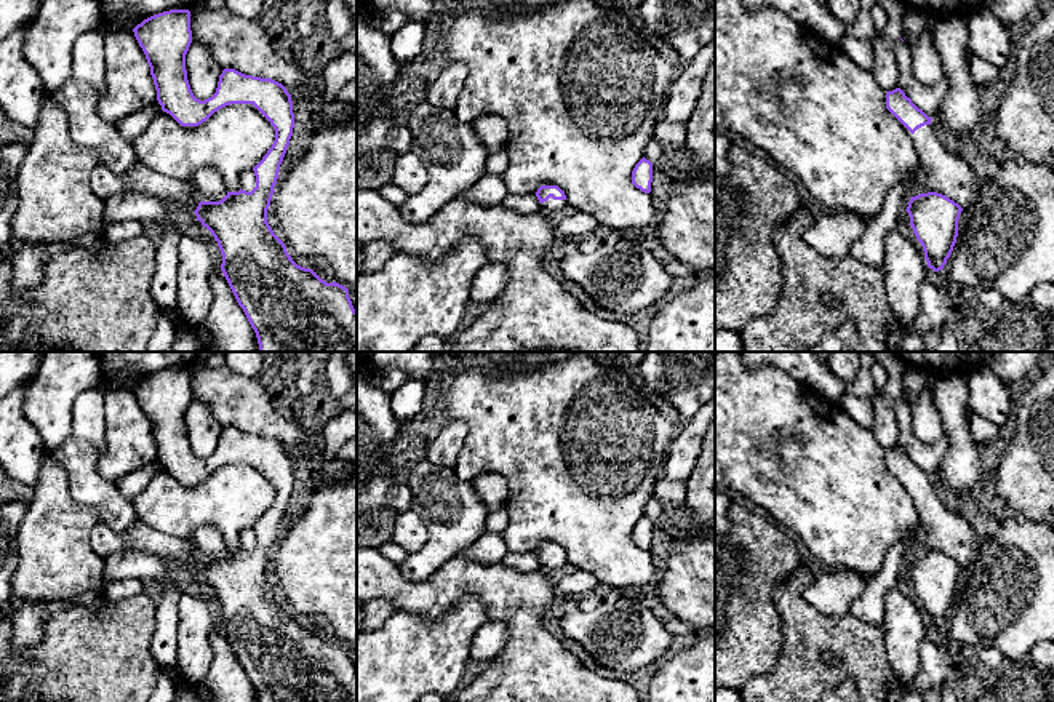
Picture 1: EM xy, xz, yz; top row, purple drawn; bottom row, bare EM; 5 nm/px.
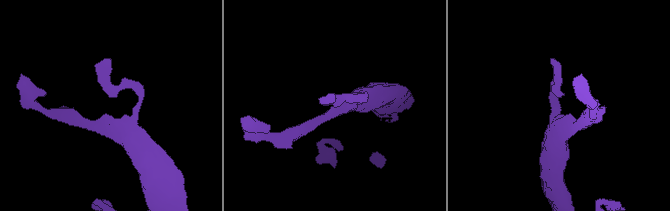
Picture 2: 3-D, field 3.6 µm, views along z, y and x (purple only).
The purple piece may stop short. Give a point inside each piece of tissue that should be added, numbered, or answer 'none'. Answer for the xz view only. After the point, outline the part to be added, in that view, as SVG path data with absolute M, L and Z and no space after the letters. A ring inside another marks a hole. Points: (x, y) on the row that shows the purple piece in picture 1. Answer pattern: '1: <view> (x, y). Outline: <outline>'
1: xz (550, 205). Outline: M550 197L547 201L541 203L541 211L545 213L545 214L550 214L553 211L563 209L566 205L568 205L566 200L553 200Z

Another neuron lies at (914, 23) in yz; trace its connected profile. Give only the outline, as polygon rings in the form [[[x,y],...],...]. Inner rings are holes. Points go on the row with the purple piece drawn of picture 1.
[[[907,8],[902,16],[902,40],[913,46],[932,22],[928,14]]]

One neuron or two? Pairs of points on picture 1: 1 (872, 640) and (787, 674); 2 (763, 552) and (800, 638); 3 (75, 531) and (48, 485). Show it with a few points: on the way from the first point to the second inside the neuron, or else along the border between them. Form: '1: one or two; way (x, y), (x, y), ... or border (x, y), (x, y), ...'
1: one; way (851, 658), (832, 674), (808, 674)
2: two; border (802, 563), (773, 592), (773, 605), (781, 622)
3: one; way (64, 520), (51, 507), (51, 496)

